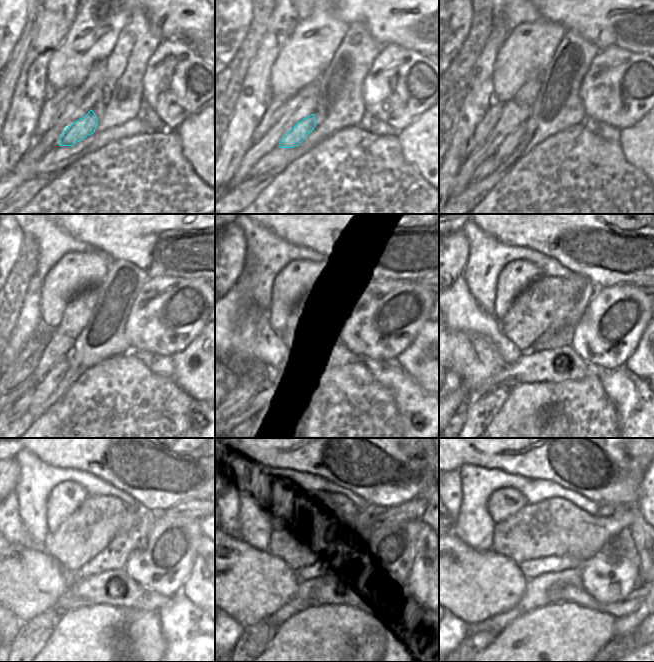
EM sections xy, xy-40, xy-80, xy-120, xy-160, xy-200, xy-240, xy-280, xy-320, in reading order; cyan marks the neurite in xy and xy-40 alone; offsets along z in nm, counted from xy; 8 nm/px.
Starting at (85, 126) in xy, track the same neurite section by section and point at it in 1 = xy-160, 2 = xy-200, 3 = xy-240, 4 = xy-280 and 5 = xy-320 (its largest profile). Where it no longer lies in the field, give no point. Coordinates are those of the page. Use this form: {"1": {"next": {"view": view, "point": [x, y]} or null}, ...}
{"1": {"next": {"view": "xy-160", "point": [267, 399]}}, "2": {"next": {"view": "xy-200", "point": [479, 412]}}, "3": {"next": {"view": "xy-240", "point": [32, 636]}}, "4": {"next": {"view": "xy-280", "point": [255, 639]}}, "5": {"next": {"view": "xy-320", "point": [475, 641]}}}

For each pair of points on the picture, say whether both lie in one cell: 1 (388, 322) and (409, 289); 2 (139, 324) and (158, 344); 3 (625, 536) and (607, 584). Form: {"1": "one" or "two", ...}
{"1": "one", "2": "one", "3": "one"}

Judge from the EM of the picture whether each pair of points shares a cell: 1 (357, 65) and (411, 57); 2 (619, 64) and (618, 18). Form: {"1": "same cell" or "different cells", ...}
{"1": "different cells", "2": "different cells"}

